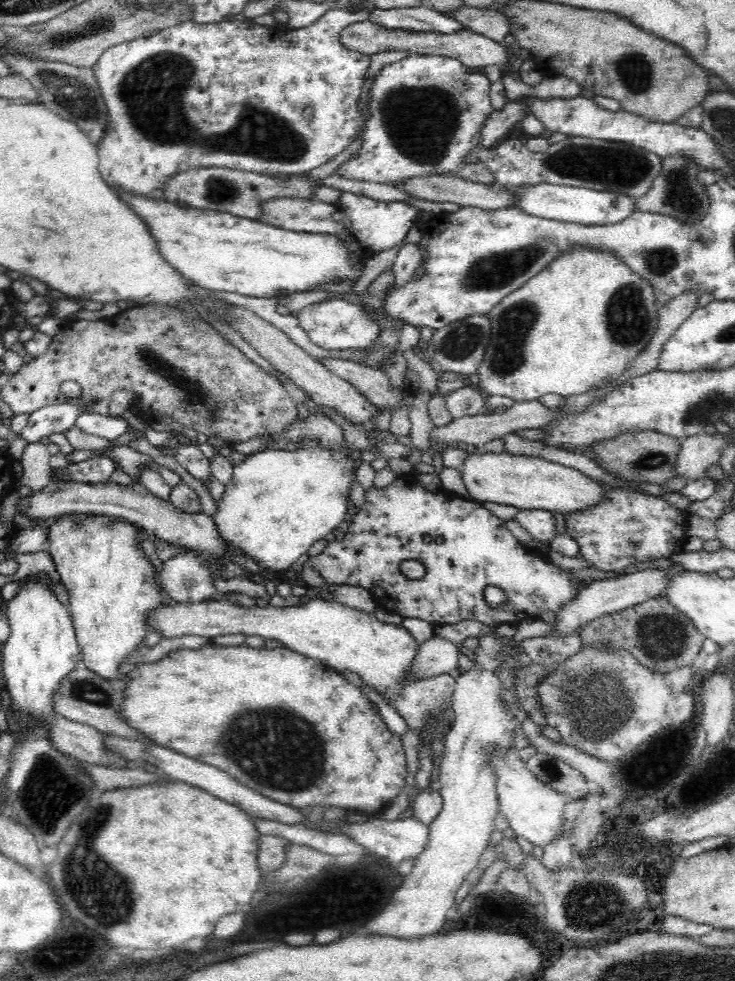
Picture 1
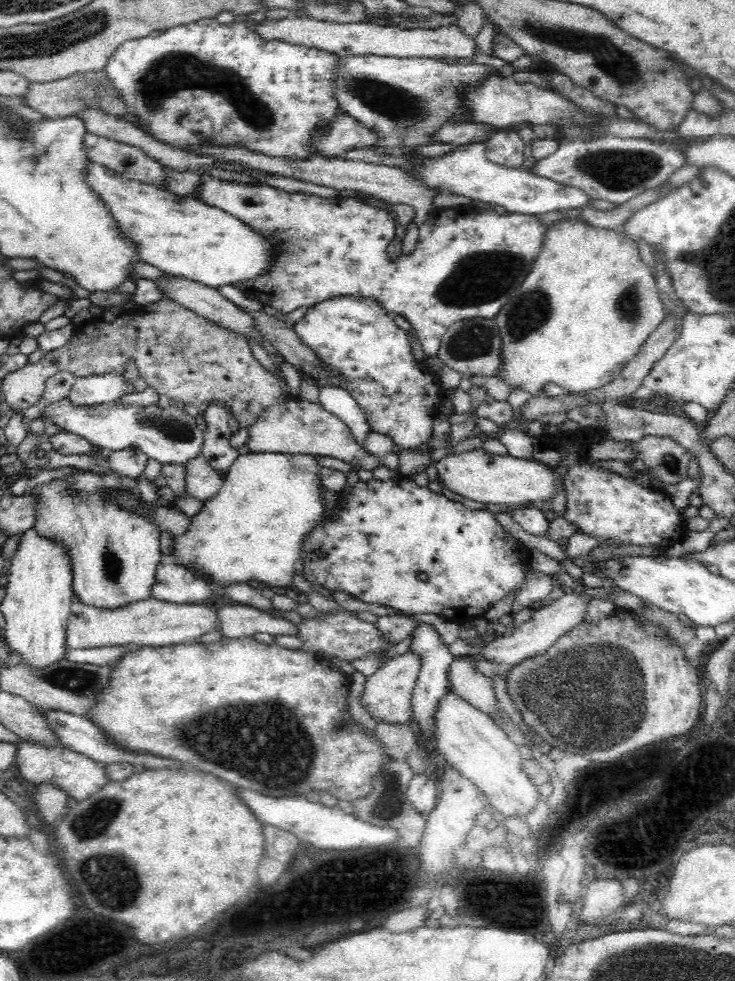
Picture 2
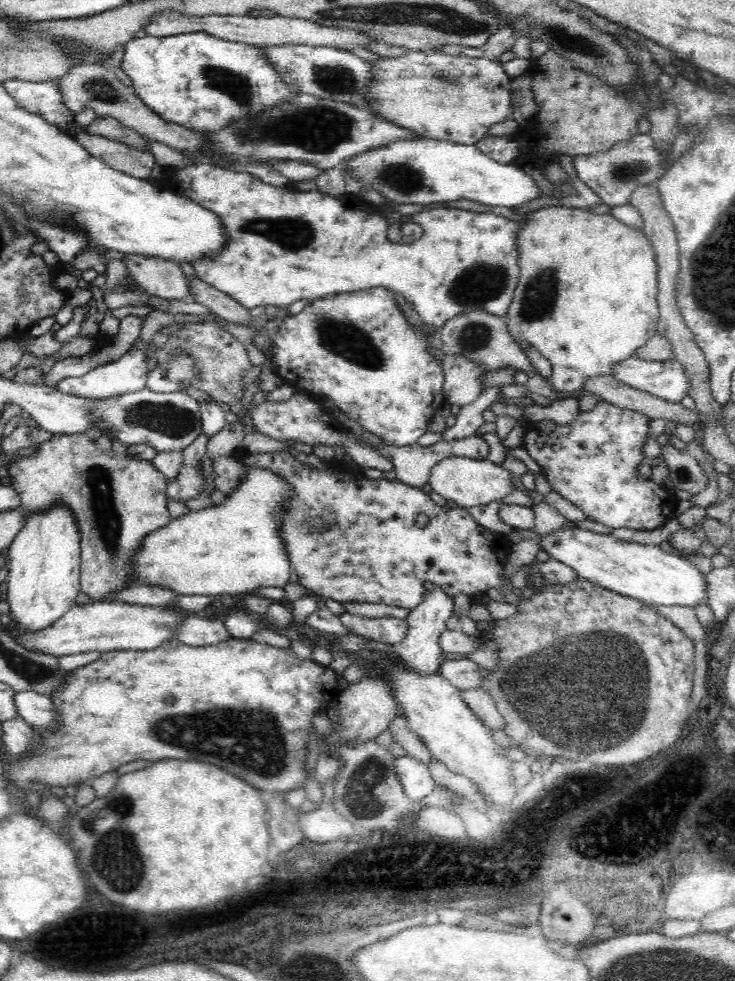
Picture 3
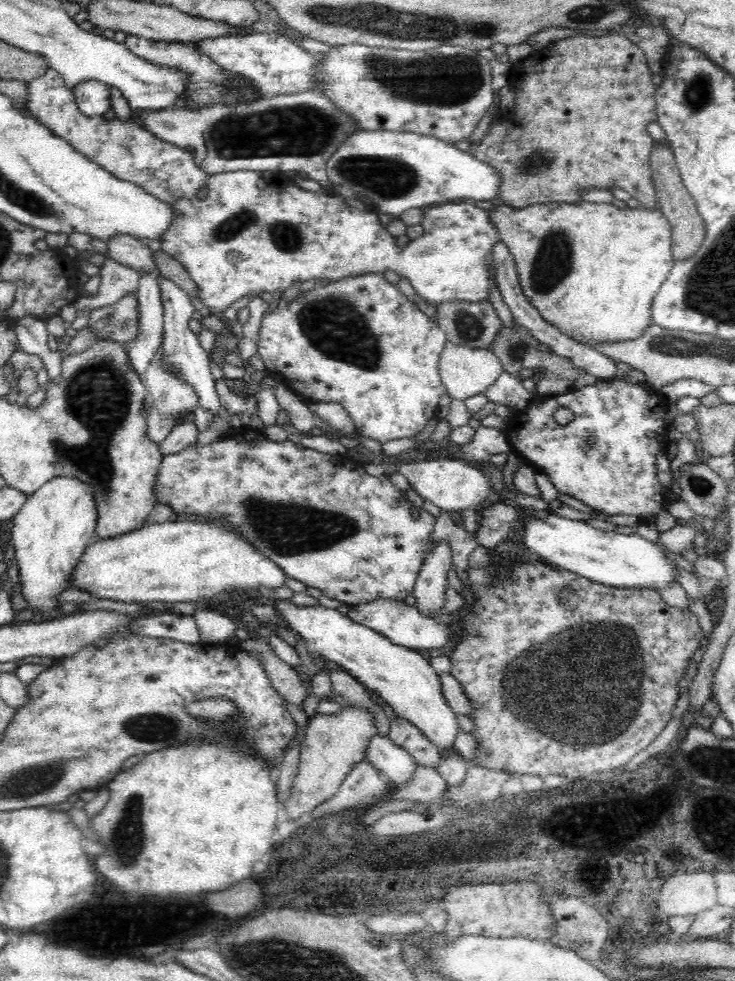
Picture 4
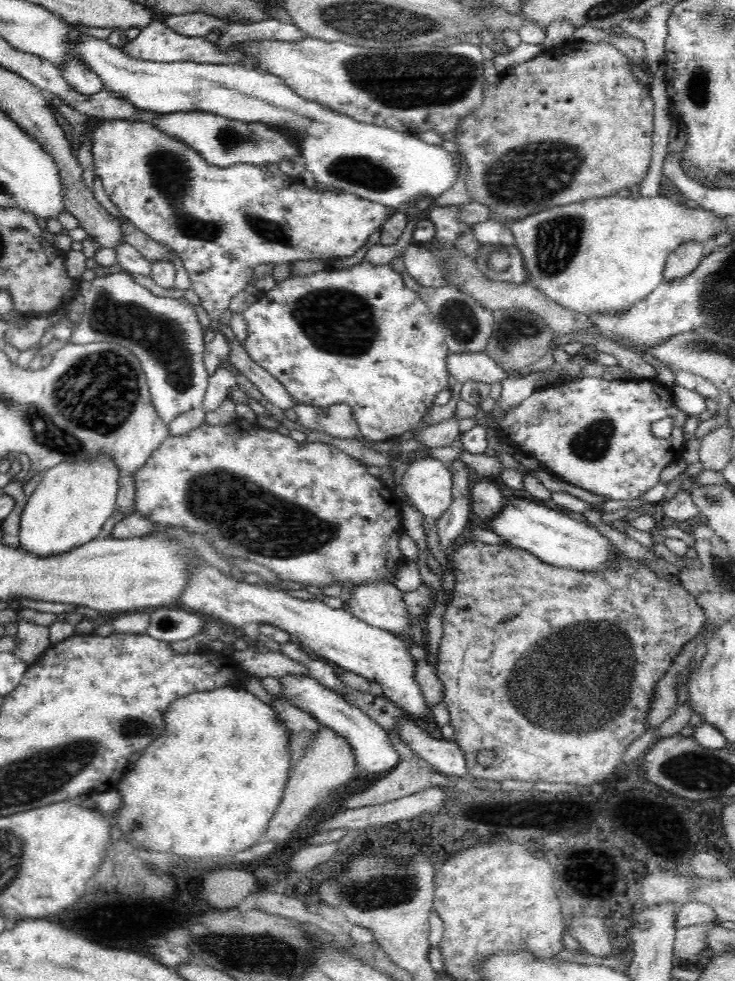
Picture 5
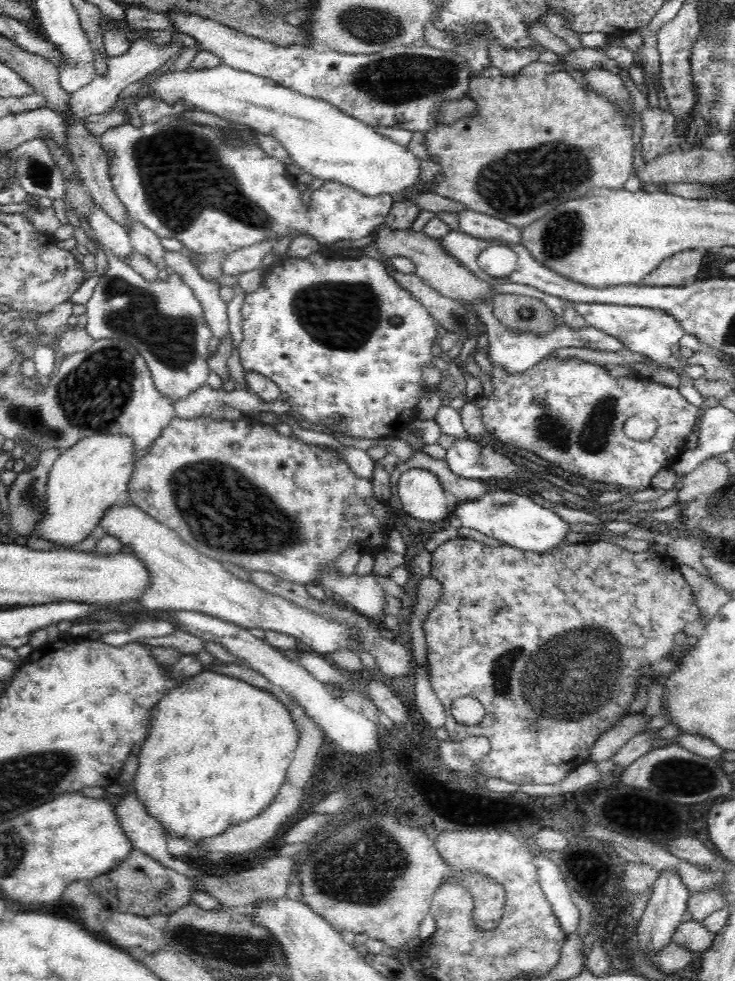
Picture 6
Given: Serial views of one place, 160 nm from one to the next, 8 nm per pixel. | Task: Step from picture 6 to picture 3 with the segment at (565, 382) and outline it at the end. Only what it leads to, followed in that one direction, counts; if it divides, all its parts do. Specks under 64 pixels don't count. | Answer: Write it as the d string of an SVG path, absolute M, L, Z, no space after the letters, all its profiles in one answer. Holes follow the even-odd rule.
M599 400L592 411L582 412L580 410L576 420L566 426L552 424L546 421L535 423L529 422L527 431L523 436L521 447L525 448L528 454L530 454L530 456L541 466L542 472L547 475L552 490L556 490L556 492L558 492L563 498L572 502L576 508L579 508L587 516L587 518L594 522L600 522L600 524L604 524L604 526L610 526L610 528L613 529L629 528L630 530L656 530L656 528L662 528L662 526L670 520L670 517L674 516L676 498L673 498L668 494L666 487L659 486L650 478L642 479L642 477L638 477L637 475L636 468L638 468L642 462L646 461L646 459L642 457L642 448L644 448L646 435L650 432L650 421L651 420L646 416L639 414L636 411L632 411L630 408L614 406L609 402Z

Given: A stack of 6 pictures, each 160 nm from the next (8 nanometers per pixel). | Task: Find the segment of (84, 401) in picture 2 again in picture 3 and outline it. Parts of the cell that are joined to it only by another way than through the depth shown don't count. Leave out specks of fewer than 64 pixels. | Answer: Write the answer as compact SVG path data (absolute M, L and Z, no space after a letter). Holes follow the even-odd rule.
M132 346L132 350L124 354L118 362L108 364L108 366L100 366L100 368L96 368L82 377L66 378L59 383L56 390L88 399L108 399L130 392L139 392L146 387L150 376L147 352L150 350L146 347L137 349Z

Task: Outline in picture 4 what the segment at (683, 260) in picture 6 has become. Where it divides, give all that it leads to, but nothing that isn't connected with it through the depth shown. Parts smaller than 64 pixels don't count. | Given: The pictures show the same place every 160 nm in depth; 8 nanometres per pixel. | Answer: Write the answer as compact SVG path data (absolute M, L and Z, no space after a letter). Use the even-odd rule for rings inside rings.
M656 141L650 162L658 206L671 224L671 251L673 259L675 261L687 259L695 255L699 251L700 246L703 245L706 234L705 222L698 212L697 204L694 202L691 193L688 192L681 179L671 144L661 144L661 142Z

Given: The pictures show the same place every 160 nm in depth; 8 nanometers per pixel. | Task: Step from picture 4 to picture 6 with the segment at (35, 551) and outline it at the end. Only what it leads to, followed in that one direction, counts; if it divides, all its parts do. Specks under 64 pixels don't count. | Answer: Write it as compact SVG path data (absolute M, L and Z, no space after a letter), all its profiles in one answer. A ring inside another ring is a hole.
M94 434L64 450L50 469L45 515L31 534L66 547L76 546L98 533L97 527L104 514L127 495L135 453L132 439L125 434Z

